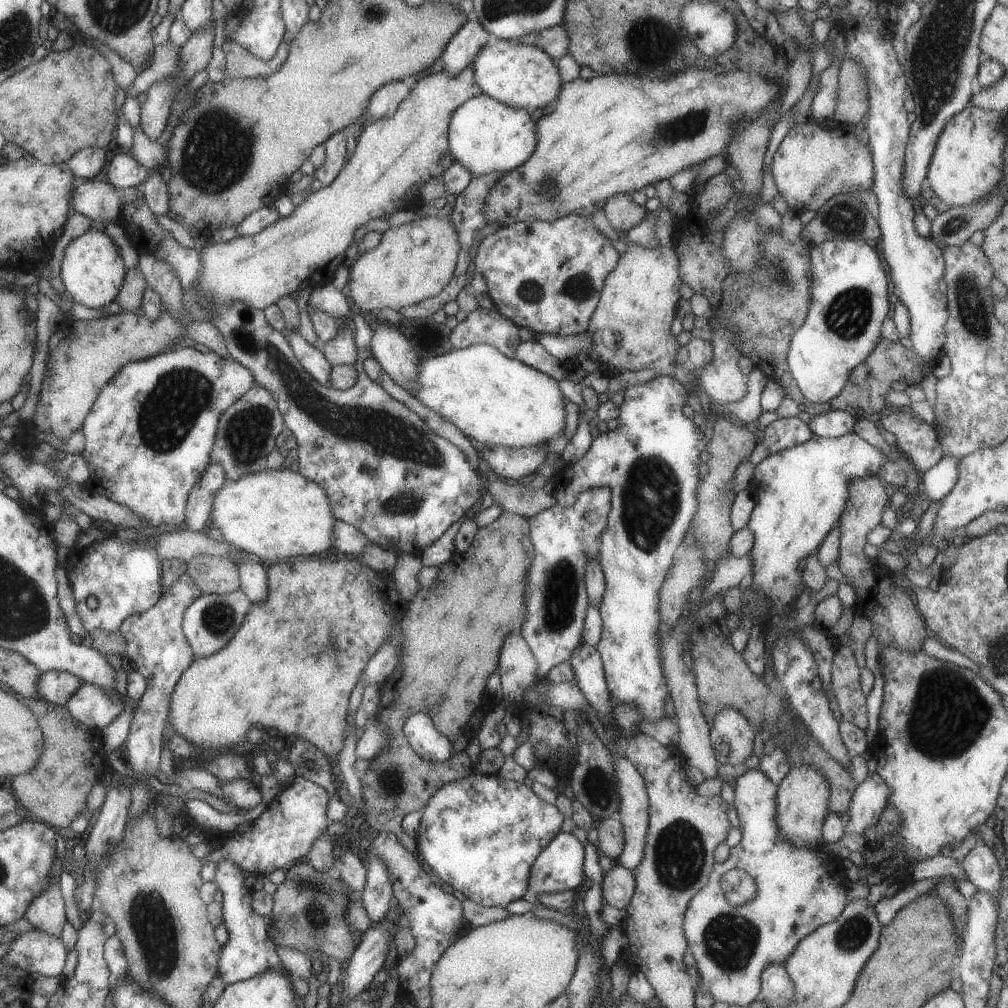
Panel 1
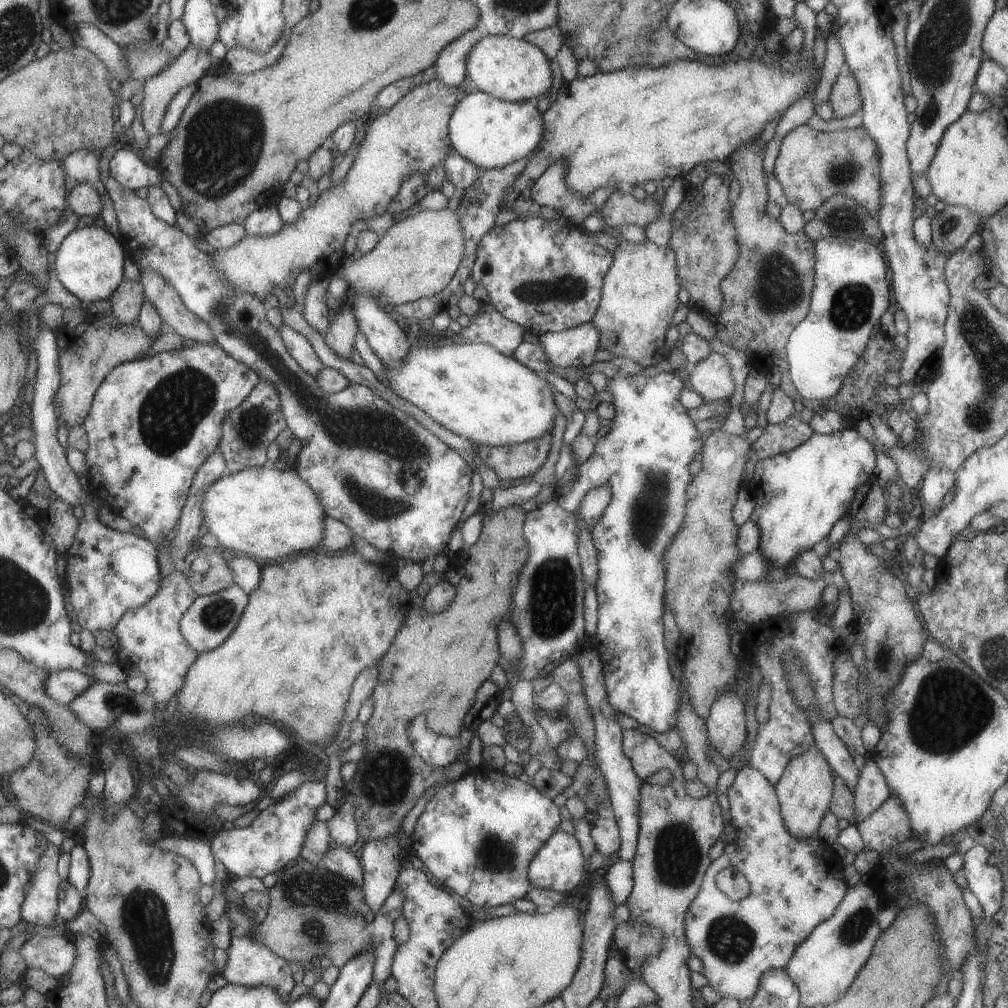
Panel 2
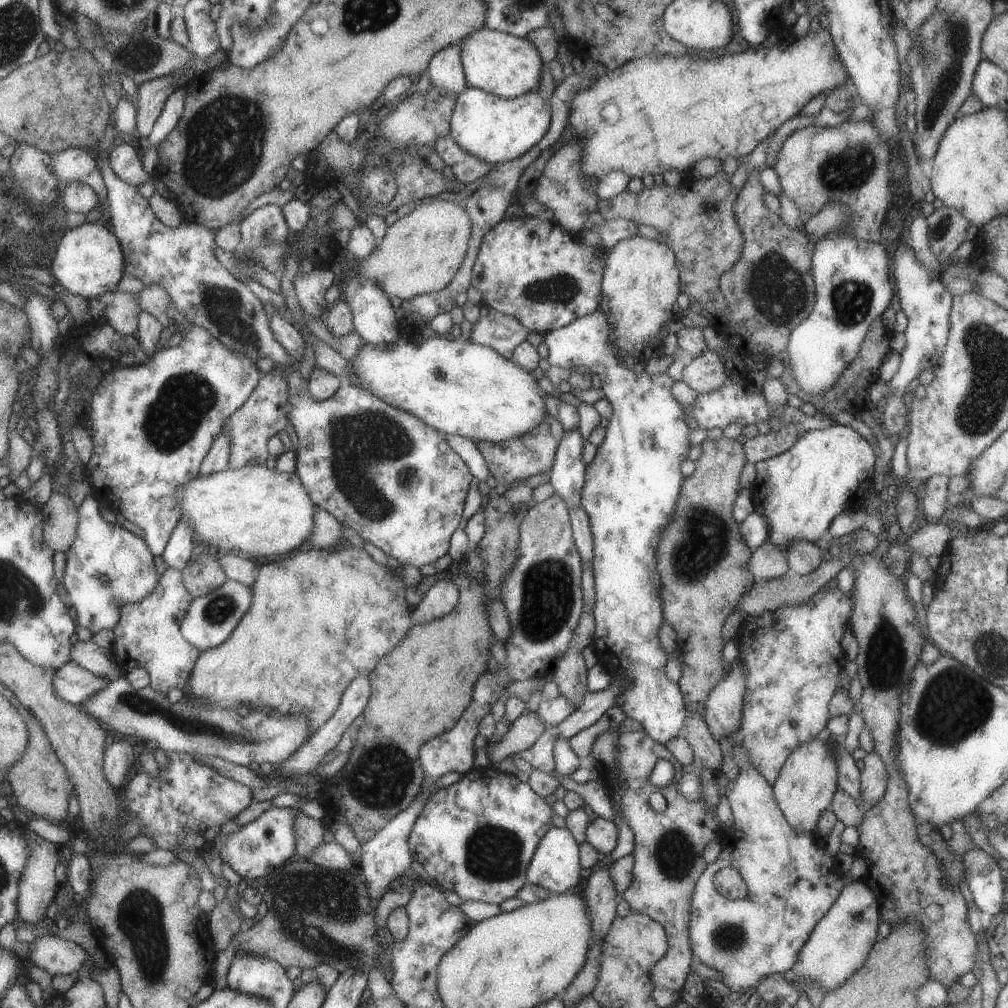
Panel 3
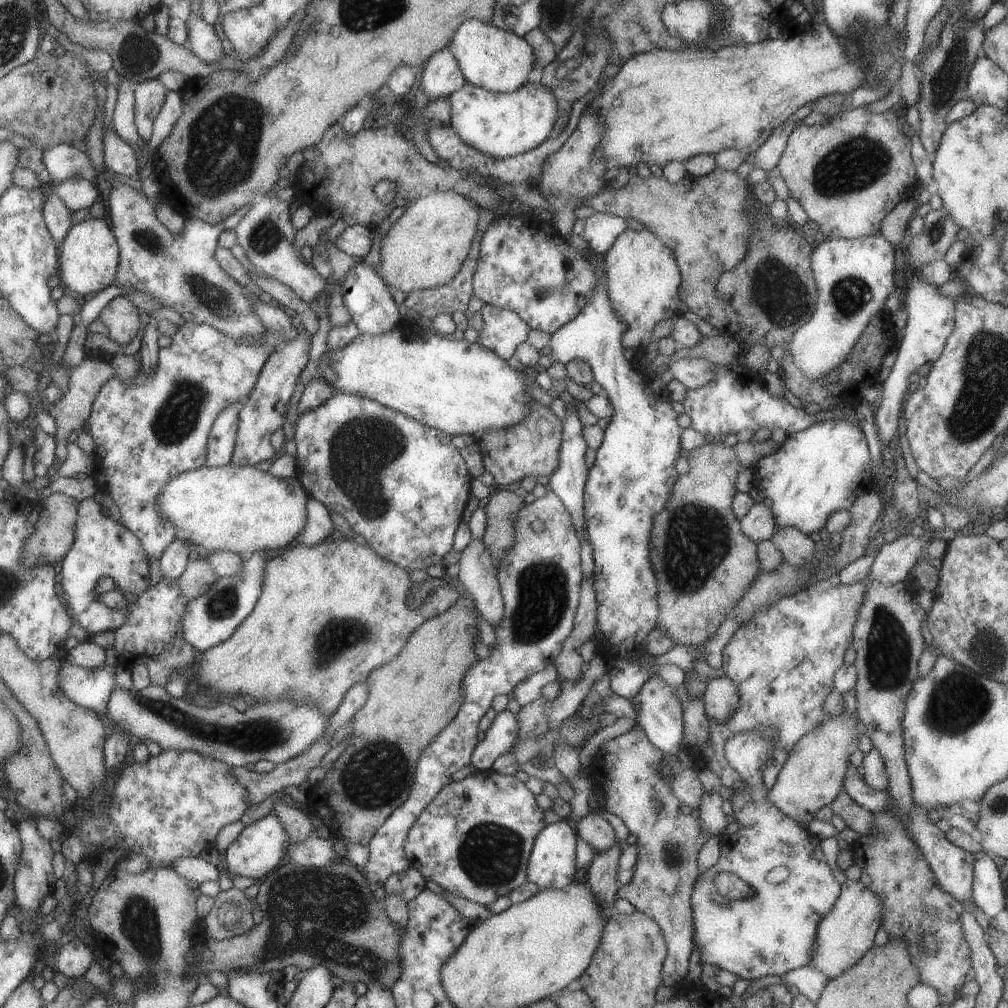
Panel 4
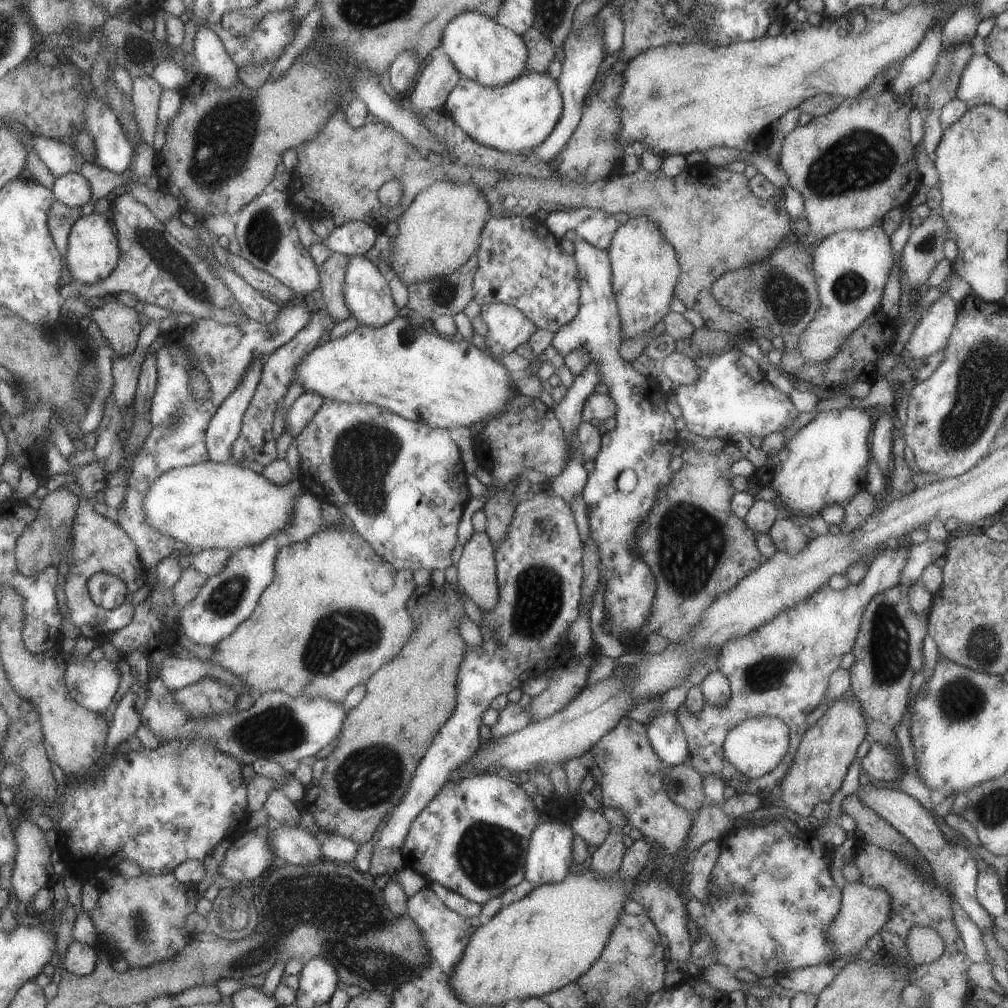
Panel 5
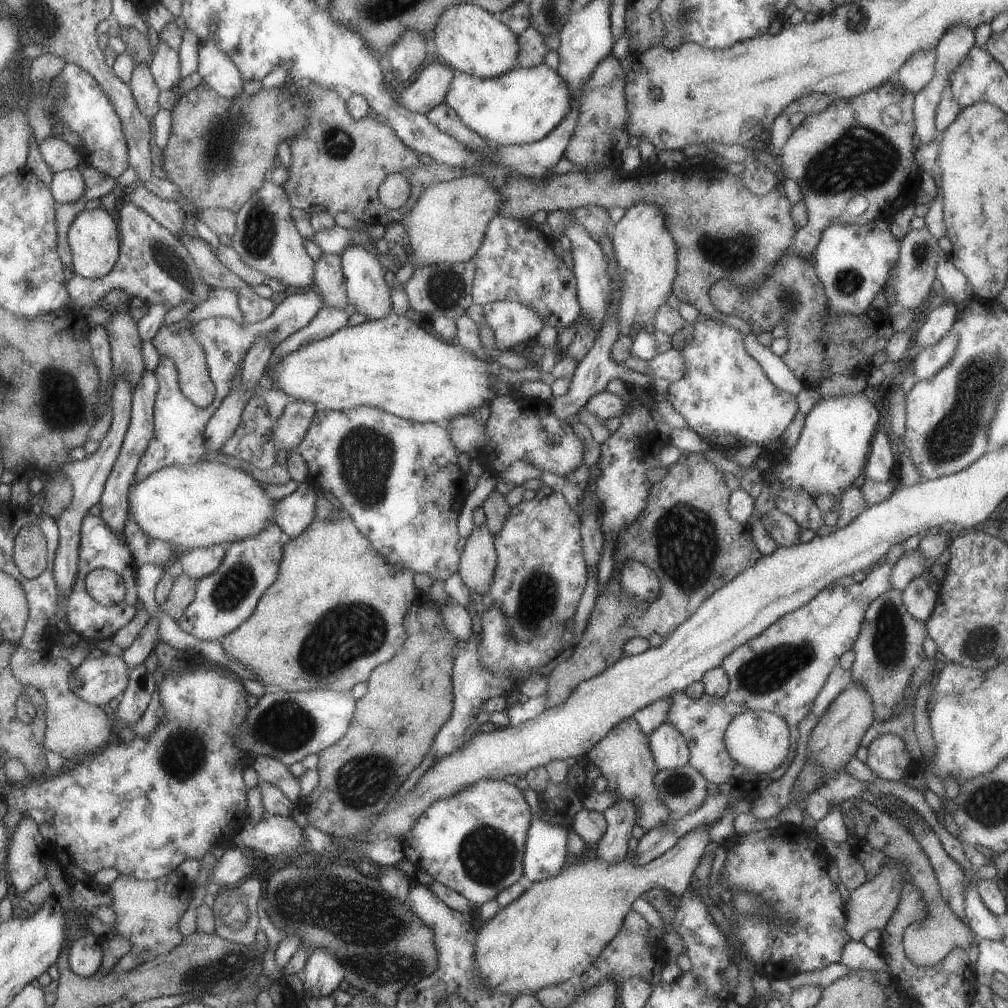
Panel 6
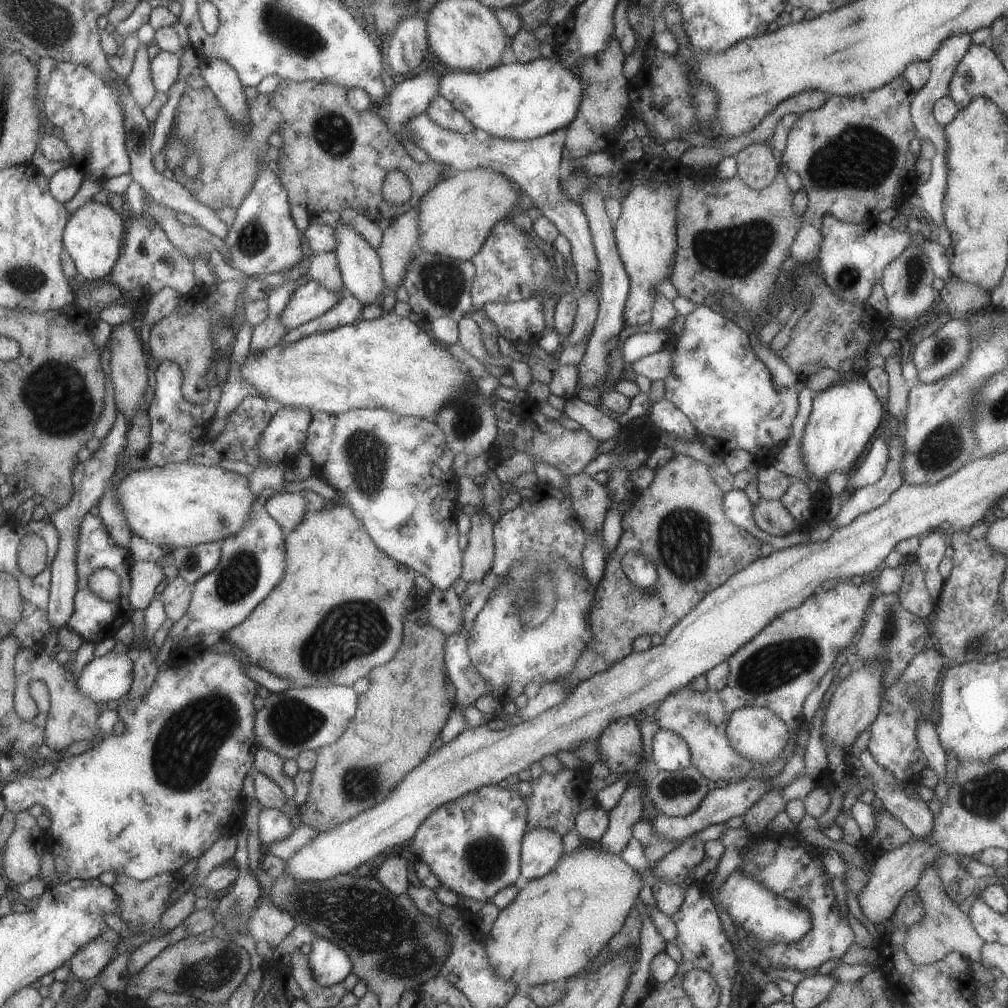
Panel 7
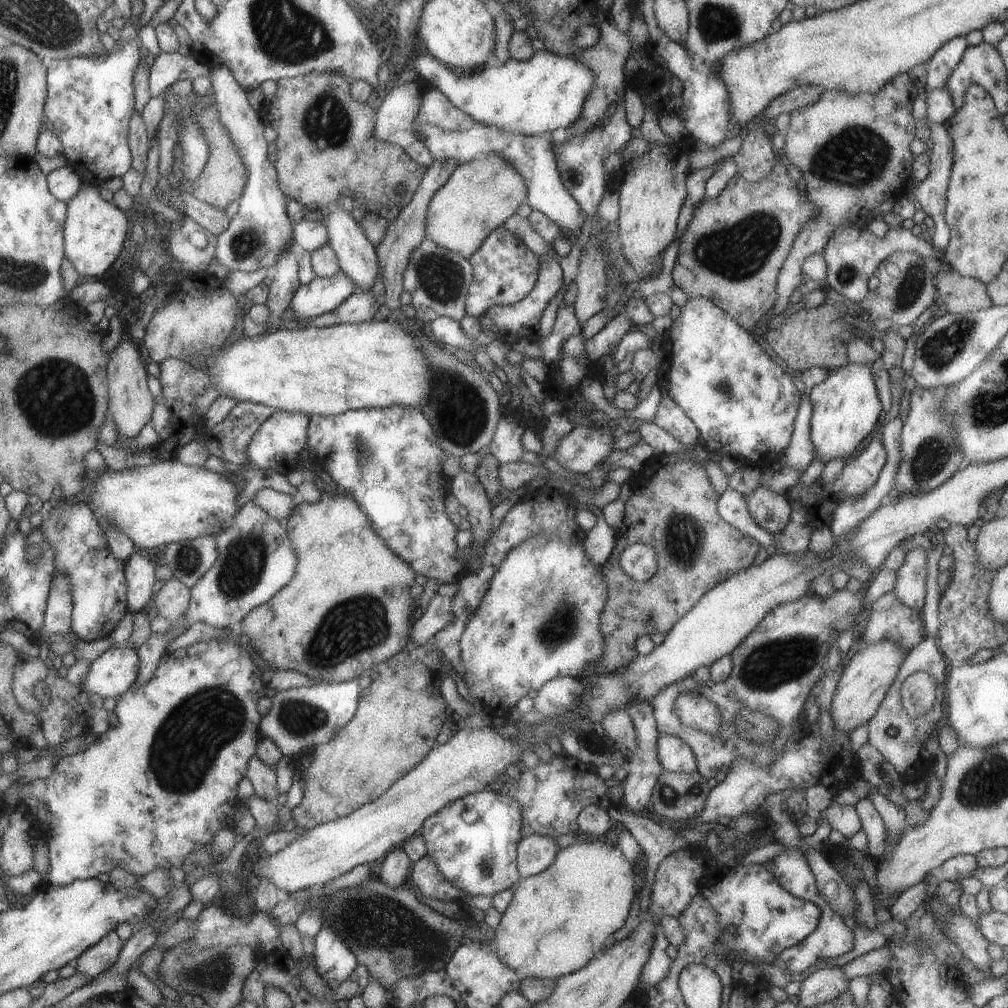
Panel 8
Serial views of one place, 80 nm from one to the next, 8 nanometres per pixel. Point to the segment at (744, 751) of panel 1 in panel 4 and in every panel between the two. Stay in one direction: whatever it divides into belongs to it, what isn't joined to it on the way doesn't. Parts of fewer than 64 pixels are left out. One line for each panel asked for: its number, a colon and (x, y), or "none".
2: (725, 724)
3: (723, 707)
4: (720, 698)

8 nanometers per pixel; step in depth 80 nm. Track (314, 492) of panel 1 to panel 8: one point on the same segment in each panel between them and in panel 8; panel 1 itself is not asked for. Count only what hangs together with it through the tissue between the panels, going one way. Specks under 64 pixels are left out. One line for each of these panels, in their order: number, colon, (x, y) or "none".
2: (264, 513)
3: (259, 512)
4: (229, 508)
5: (209, 505)
6: (208, 503)
7: (183, 504)
8: (166, 502)

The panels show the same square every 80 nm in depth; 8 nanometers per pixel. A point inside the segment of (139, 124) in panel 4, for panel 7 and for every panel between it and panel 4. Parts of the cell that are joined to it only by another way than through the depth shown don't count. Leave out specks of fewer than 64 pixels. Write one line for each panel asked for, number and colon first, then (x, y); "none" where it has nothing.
5: (145, 91)
6: (144, 91)
7: (139, 81)

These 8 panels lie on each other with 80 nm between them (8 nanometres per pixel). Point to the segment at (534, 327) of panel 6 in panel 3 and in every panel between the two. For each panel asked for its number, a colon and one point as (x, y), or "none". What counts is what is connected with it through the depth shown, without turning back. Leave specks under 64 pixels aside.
3: (492, 329)
4: (503, 330)
5: (507, 327)

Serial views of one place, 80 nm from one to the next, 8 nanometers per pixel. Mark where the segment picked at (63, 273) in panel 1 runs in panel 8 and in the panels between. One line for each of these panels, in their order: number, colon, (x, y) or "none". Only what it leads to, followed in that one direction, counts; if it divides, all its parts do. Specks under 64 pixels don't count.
2: (89, 262)
3: (88, 261)
4: (87, 260)
5: (91, 254)
6: (92, 237)
7: (92, 235)
8: (94, 230)

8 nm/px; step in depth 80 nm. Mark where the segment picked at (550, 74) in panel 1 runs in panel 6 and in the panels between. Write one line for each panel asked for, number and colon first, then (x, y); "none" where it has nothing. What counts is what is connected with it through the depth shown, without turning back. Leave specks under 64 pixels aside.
2: (509, 69)
3: (506, 66)
4: (497, 60)
5: (480, 49)
6: (469, 39)

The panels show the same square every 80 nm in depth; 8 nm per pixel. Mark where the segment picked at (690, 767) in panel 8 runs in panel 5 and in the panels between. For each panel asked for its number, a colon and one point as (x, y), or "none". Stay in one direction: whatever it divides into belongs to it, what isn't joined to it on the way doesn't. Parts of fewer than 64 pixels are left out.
5: (664, 733)
6: (669, 749)
7: (669, 752)

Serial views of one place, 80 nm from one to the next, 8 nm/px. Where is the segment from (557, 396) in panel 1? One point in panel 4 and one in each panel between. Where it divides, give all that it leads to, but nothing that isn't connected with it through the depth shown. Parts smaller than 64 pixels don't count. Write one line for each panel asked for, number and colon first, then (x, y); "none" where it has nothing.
2: (471, 389)
3: (457, 387)
4: (461, 388)

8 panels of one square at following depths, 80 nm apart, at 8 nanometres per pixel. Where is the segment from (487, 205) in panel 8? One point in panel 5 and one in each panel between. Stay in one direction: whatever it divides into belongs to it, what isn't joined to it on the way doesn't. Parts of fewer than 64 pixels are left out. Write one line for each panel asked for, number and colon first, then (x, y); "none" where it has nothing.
5: (440, 229)
6: (446, 224)
7: (454, 216)

